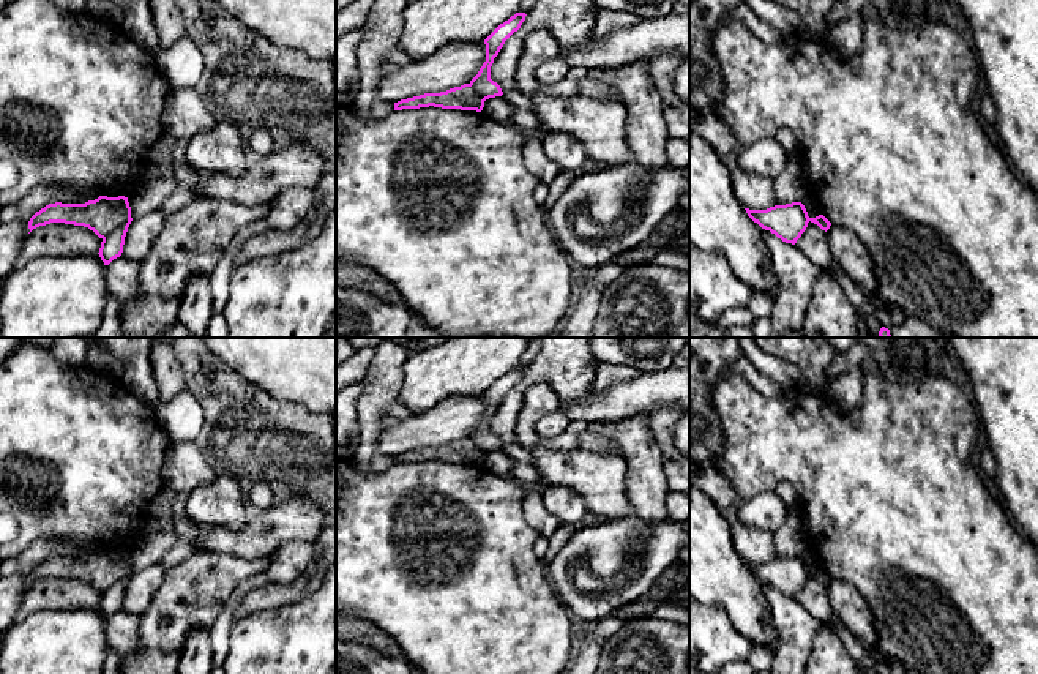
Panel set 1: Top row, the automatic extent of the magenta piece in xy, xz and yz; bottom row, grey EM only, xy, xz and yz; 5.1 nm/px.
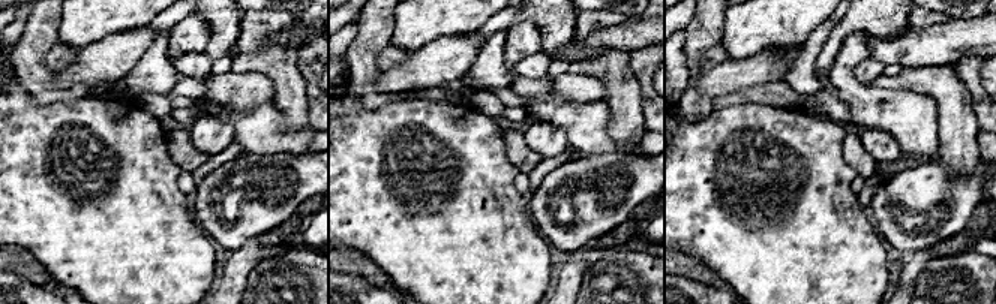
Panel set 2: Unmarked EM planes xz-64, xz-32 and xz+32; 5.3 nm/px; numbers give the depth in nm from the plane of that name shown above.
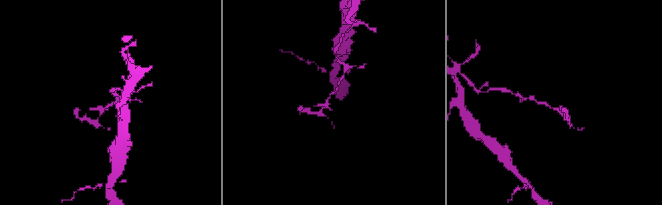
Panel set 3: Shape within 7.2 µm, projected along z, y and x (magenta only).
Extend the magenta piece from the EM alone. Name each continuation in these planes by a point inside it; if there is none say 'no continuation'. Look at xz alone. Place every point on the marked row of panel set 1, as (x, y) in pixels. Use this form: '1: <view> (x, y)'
no continuation

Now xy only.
no continuation

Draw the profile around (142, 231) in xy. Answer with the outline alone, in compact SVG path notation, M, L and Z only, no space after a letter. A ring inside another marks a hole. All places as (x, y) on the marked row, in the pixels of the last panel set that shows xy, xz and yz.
M156 210L137 219L133 219L125 237L121 256L142 262L147 257L153 240L161 232L166 218L167 215Z

